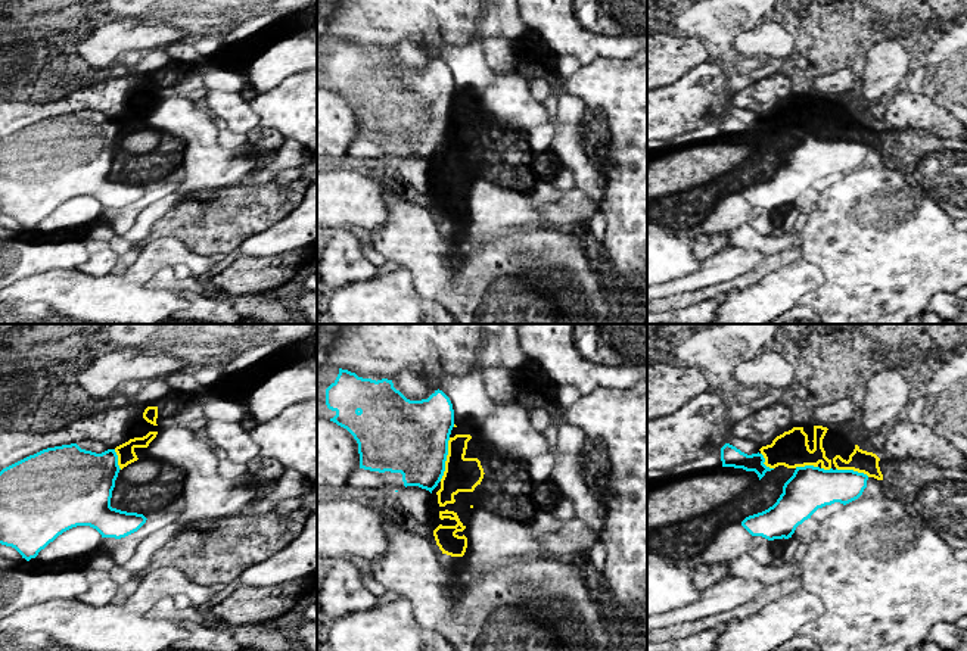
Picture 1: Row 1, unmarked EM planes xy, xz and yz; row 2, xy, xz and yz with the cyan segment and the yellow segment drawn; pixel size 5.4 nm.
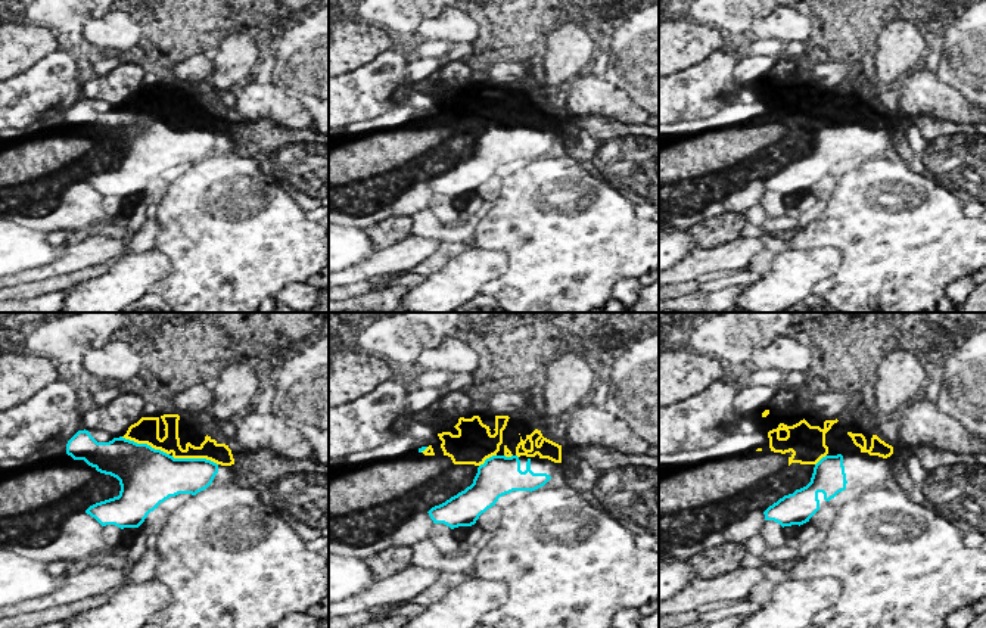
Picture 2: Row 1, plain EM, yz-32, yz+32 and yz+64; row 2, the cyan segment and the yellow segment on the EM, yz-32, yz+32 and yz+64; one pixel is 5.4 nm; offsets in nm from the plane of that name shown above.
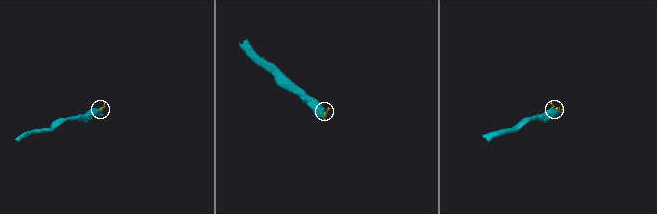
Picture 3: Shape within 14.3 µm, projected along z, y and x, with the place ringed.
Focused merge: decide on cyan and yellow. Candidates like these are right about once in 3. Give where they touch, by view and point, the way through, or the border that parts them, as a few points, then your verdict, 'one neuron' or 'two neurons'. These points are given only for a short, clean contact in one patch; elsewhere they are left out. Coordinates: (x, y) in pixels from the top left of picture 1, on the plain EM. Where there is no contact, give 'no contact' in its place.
xz (445, 130) | two neurons

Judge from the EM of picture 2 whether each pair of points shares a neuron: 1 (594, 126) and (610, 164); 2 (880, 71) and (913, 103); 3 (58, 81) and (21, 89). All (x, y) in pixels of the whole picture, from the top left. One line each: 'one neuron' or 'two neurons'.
1: one neuron
2: two neurons
3: one neuron

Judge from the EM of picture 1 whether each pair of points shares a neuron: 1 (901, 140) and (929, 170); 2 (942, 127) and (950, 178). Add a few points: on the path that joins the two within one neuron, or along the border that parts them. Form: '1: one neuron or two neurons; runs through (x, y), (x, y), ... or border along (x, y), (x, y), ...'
1: one neuron; runs through (908, 148), (923, 162)
2: two neurons; border along (936, 136), (951, 139)

